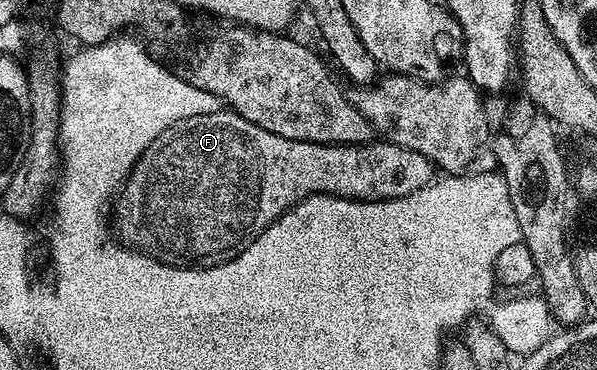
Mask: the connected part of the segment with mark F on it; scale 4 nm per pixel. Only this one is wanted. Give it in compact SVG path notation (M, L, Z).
M231 110L198 114L158 134L140 155L115 197L114 228L129 248L145 252L164 264L211 266L239 256L279 216L307 196L327 194L347 196L349 200L393 200L414 194L414 190L422 190L432 183L434 165L418 154L418 150L391 142L376 143L315 144L287 140Z

